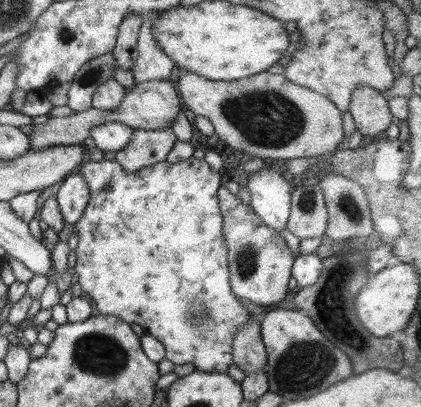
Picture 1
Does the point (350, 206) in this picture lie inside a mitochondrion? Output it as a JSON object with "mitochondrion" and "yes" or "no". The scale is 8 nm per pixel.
{"mitochondrion":"yes"}

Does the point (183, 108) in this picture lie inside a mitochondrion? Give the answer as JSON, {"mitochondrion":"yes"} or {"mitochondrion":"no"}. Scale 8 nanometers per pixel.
{"mitochondrion":"no"}

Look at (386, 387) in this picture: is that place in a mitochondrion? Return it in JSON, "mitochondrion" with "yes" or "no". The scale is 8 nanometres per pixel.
{"mitochondrion":"no"}

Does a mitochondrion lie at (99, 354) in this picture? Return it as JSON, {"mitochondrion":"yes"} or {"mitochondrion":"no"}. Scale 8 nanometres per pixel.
{"mitochondrion":"yes"}

